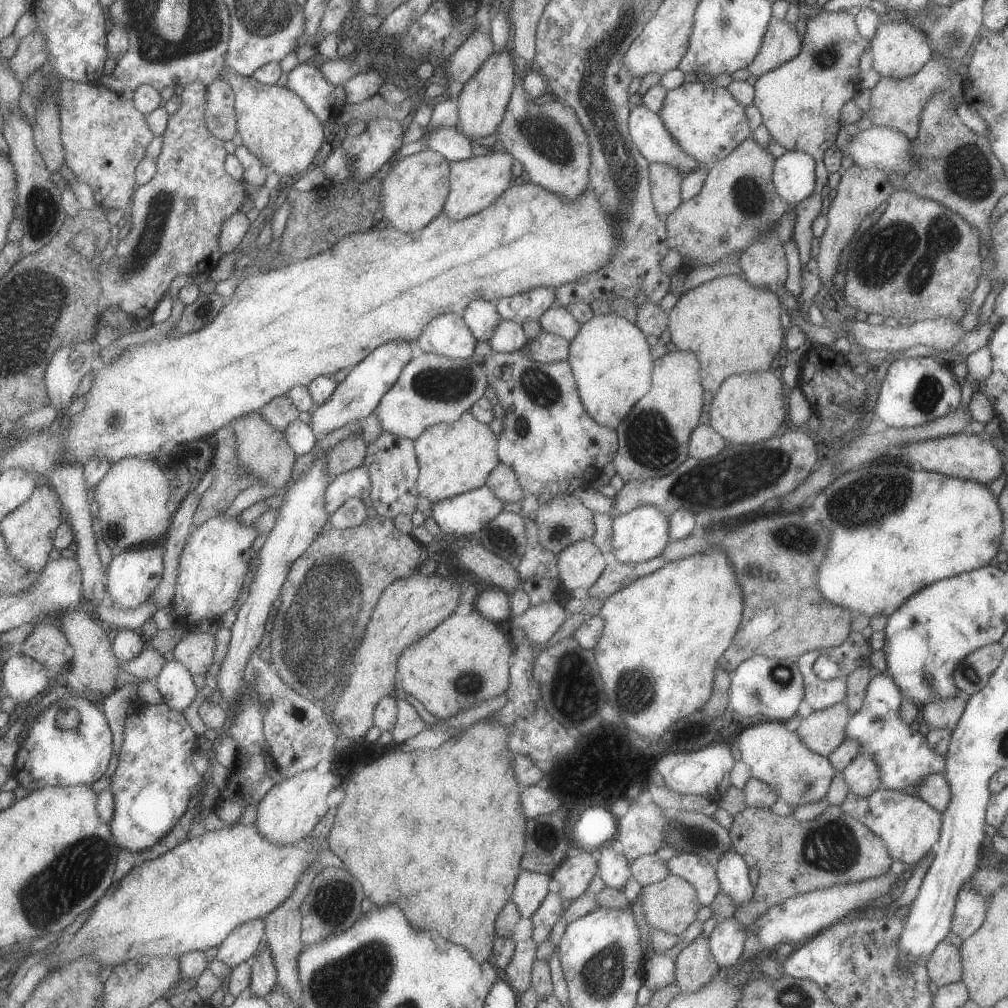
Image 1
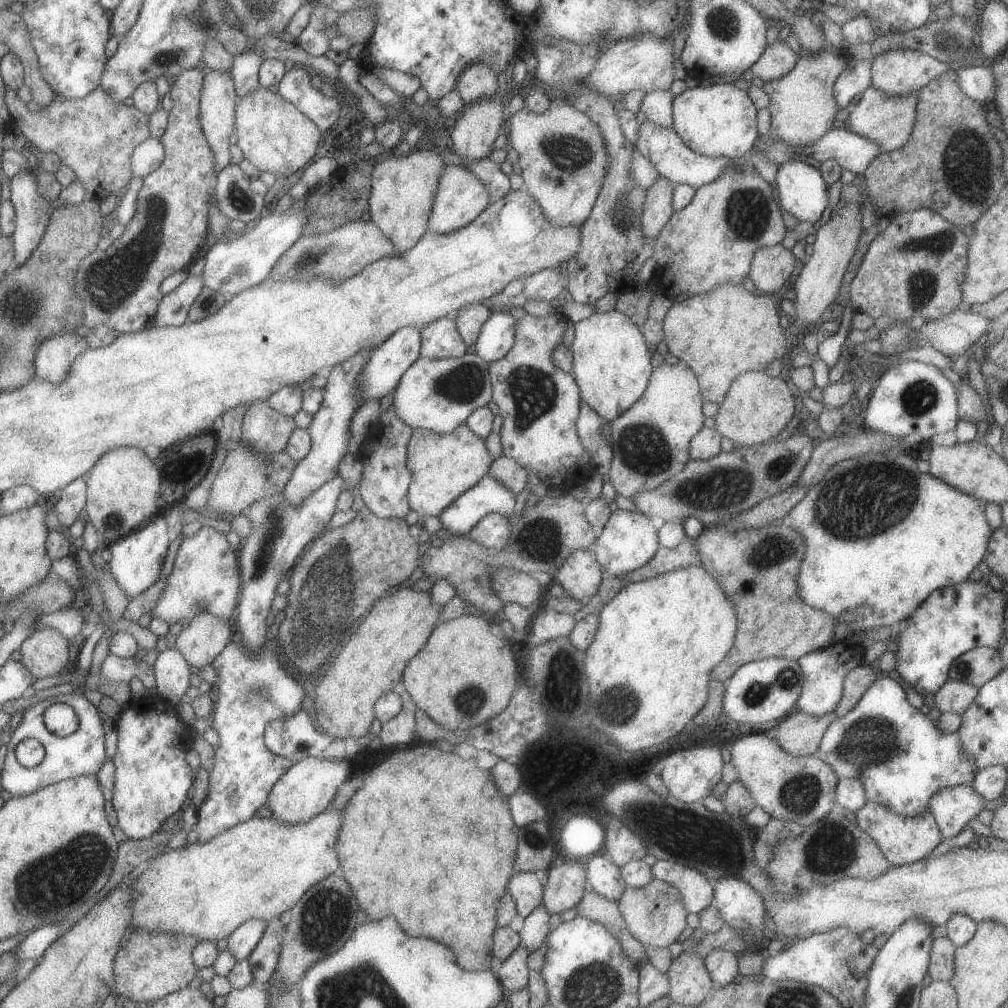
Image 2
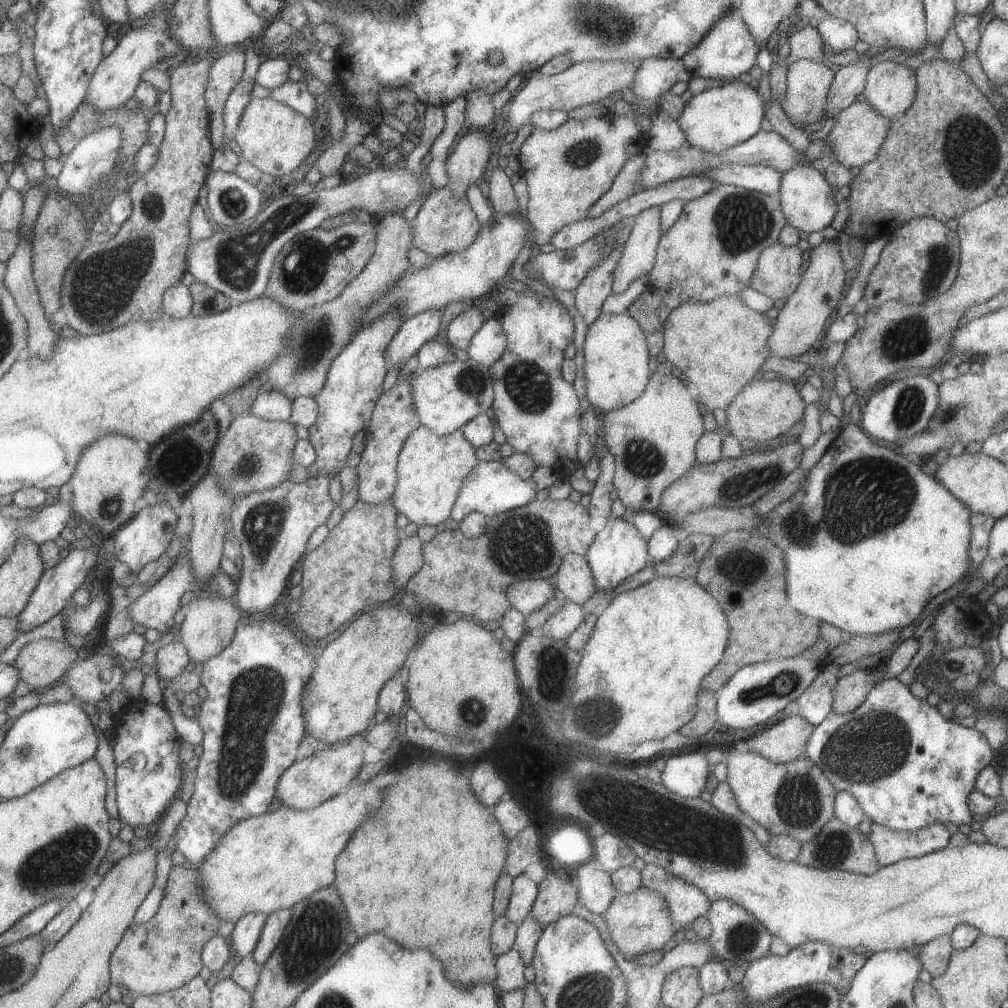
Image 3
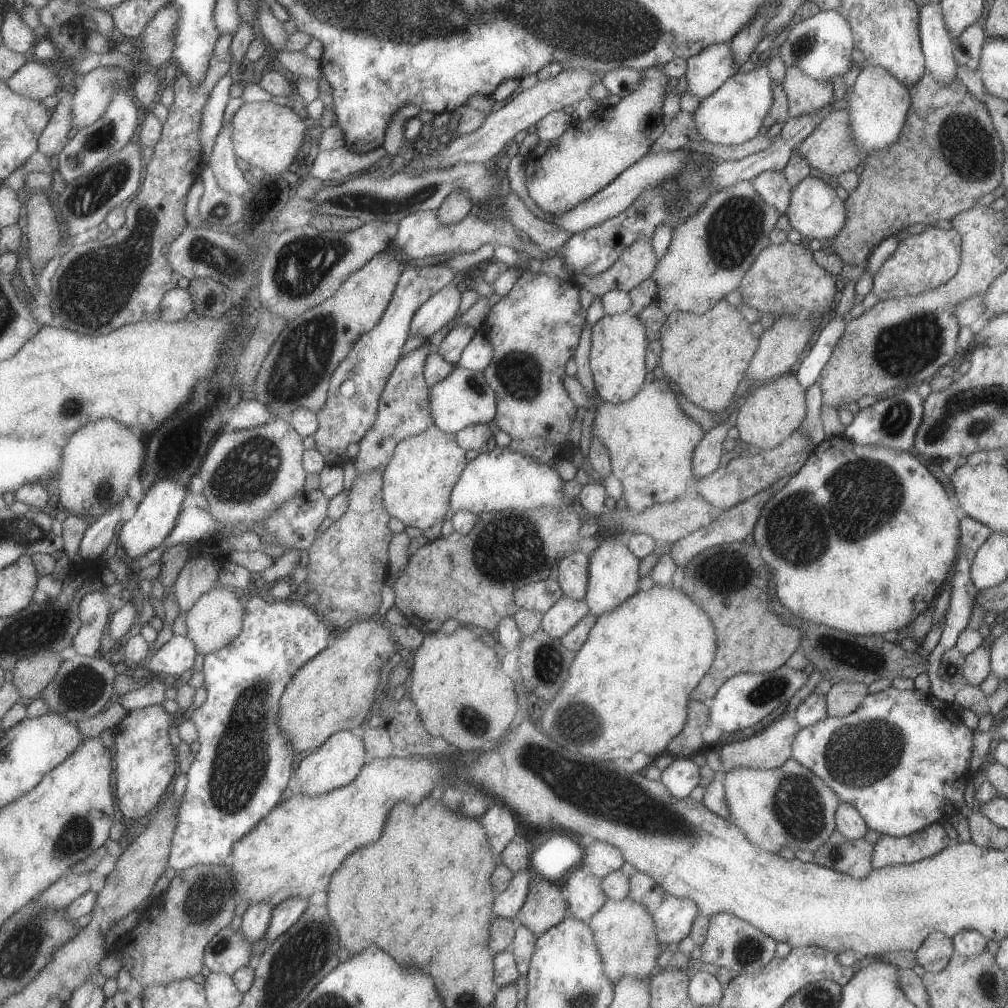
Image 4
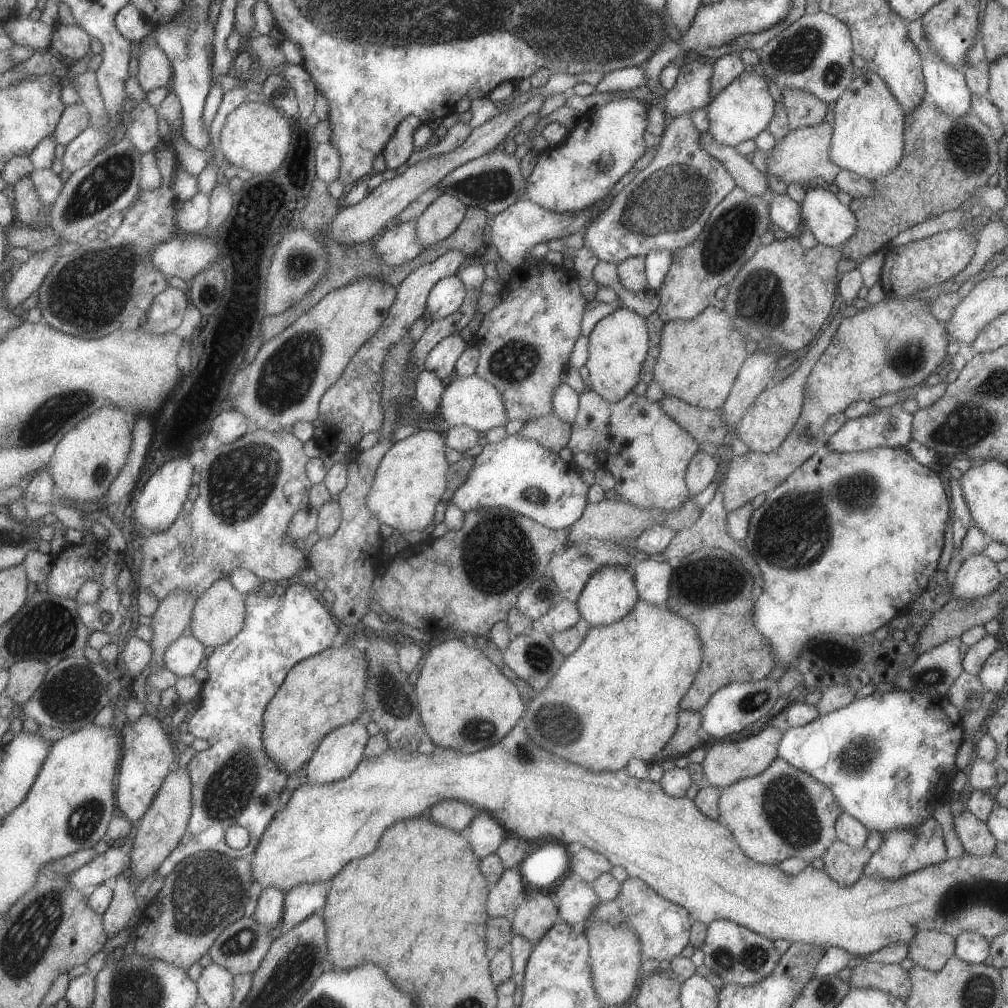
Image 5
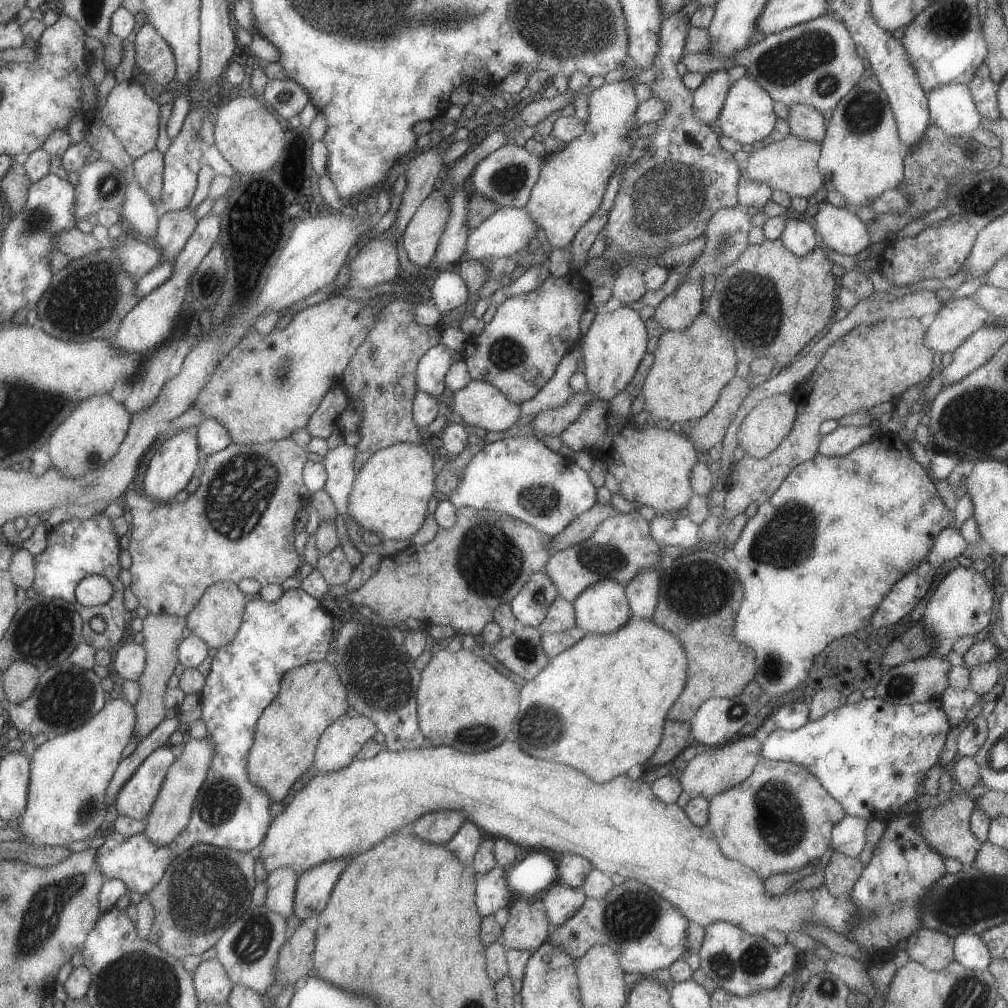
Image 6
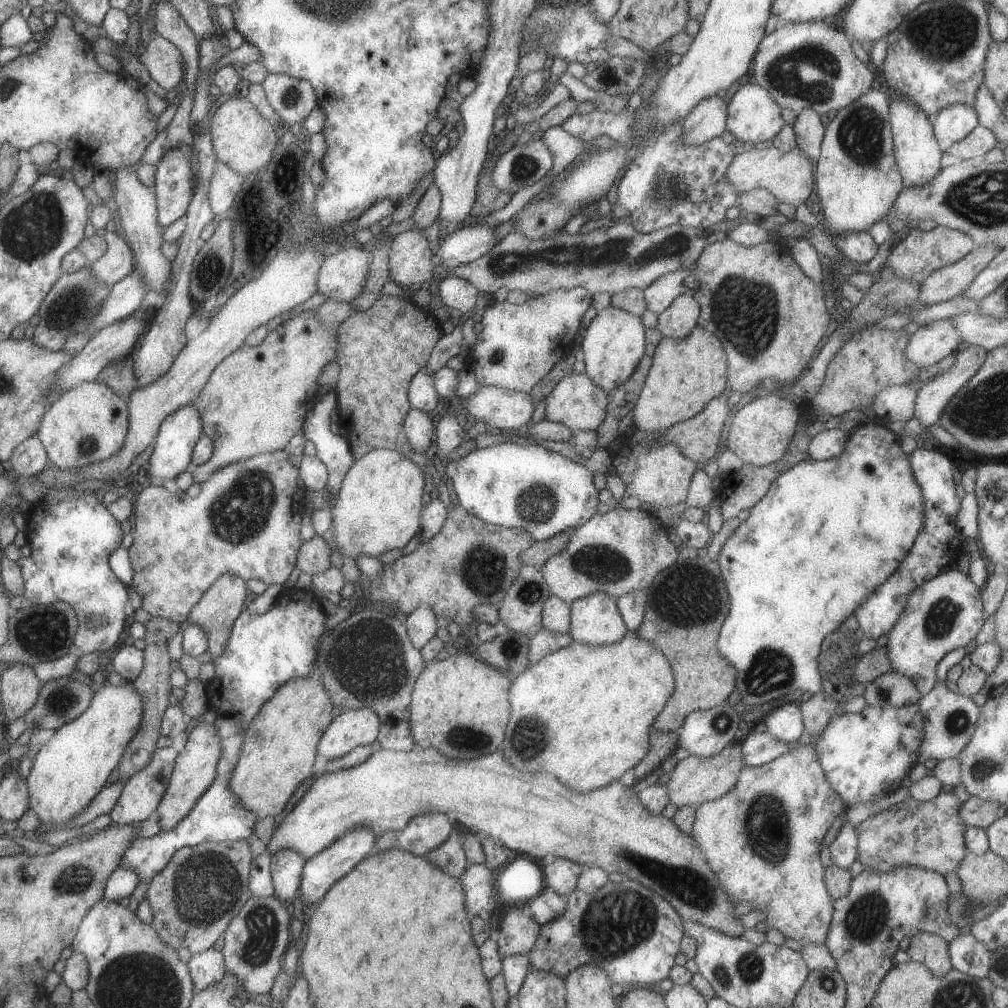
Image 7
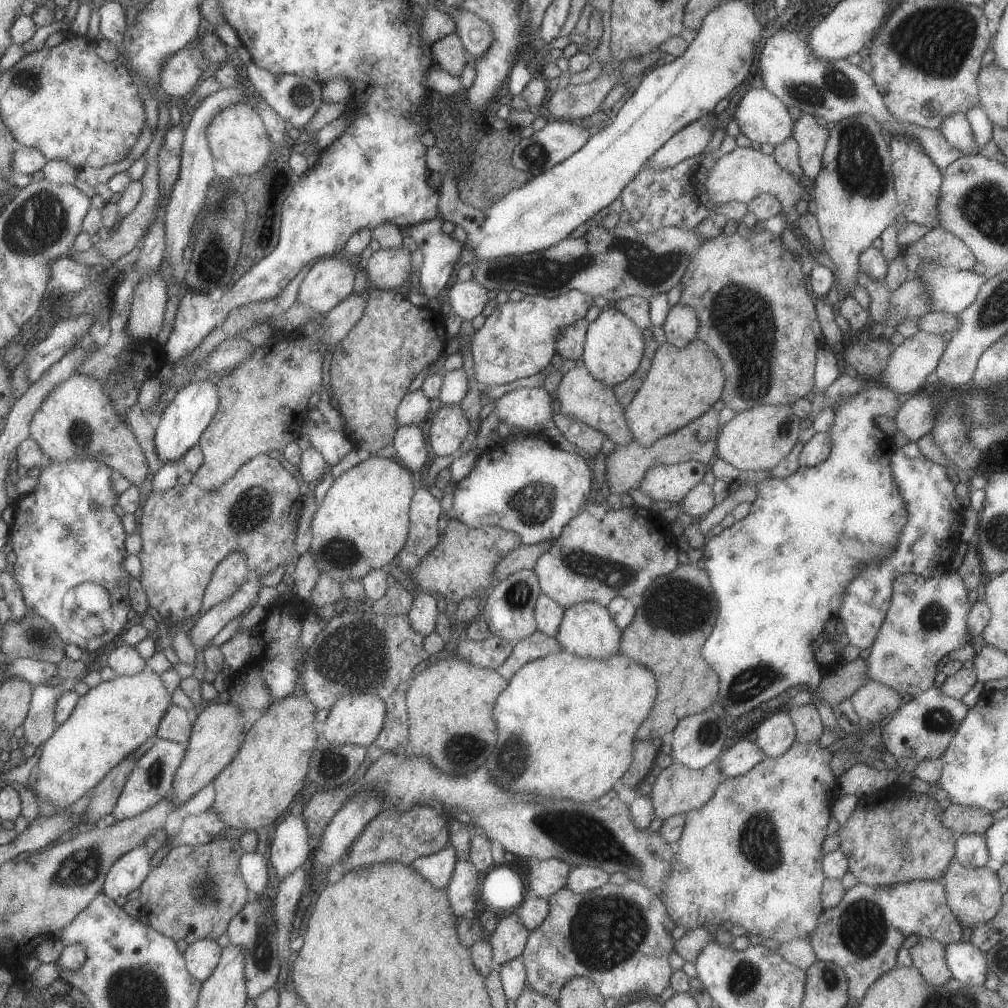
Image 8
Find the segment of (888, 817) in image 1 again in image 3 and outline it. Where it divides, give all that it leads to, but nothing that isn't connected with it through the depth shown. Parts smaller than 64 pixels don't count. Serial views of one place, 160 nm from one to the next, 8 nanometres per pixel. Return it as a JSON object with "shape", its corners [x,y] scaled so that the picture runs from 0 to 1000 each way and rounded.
{"shape":[[[864,816],[862,829],[872,859],[884,858],[939,840],[942,828],[937,817],[927,816],[908,825],[882,823]]]}

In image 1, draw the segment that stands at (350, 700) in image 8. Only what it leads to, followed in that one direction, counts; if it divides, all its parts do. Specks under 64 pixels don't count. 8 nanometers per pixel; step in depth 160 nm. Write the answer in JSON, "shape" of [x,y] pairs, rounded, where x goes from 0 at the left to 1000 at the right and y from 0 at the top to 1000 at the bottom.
{"shape":[[[312,762],[299,765],[272,778],[255,796],[251,819],[265,835],[272,838],[293,838],[307,829],[316,813],[324,806],[322,791],[331,782],[338,781],[332,765],[315,767]]]}

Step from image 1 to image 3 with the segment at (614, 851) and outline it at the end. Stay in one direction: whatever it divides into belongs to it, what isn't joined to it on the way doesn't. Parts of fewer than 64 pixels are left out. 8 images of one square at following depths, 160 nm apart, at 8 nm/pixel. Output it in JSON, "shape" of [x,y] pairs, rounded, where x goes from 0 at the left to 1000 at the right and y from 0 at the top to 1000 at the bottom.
{"shape":[[[586,852],[569,860],[566,871],[572,883],[572,897],[587,907],[598,908],[611,887],[605,867]]]}

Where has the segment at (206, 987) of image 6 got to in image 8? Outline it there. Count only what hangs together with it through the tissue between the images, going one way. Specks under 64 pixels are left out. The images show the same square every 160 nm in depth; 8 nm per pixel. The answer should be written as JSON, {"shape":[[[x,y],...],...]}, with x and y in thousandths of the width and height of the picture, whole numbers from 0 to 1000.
{"shape":[[[207,932],[188,936],[181,945],[188,966],[197,974],[205,972],[217,952],[219,943],[215,936]]]}

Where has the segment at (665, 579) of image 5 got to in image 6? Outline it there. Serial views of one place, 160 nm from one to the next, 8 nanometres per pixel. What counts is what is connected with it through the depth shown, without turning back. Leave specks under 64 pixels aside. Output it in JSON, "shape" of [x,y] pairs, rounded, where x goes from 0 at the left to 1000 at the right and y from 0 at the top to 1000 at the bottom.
{"shape":[[[642,563],[633,565],[619,581],[626,611],[646,613],[652,599],[652,585],[654,585],[653,563]]]}

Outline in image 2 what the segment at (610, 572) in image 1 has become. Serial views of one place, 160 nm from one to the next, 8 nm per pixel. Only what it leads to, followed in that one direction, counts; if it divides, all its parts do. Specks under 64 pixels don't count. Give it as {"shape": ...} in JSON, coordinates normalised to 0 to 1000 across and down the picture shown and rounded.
{"shape":[[[684,535],[667,545],[654,542],[646,556],[626,567],[617,569],[615,574],[620,578],[631,578],[688,560],[693,560],[692,548]]]}

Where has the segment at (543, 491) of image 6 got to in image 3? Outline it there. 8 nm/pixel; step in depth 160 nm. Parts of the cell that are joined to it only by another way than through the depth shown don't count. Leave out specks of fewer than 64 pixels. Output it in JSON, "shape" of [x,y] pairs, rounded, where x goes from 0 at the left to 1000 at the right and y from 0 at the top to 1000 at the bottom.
{"shape":[[[495,456],[474,457],[473,461],[457,476],[457,484],[448,503],[449,518],[457,518],[465,508],[479,510],[482,514],[520,502],[531,494],[533,486],[528,474],[517,474]]]}

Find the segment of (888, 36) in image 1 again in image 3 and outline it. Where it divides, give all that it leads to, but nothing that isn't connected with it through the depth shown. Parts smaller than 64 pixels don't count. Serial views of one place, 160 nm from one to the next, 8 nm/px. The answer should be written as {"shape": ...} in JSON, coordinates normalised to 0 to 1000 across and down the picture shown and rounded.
{"shape":[[[883,60],[862,67],[855,94],[858,101],[885,122],[902,108],[909,91],[907,69]]]}

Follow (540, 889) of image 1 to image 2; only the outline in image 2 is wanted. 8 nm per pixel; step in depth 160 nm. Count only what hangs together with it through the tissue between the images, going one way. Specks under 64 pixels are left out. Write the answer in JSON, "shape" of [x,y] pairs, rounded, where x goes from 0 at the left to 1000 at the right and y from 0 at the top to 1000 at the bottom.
{"shape":[[[529,865],[509,866],[502,885],[509,890],[512,906],[521,911],[531,900],[538,897],[538,878]]]}

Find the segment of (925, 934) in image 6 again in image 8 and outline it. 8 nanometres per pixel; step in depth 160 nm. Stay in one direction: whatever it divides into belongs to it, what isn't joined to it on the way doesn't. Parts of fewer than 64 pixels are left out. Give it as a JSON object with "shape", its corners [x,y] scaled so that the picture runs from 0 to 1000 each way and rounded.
{"shape":[[[923,931],[912,934],[901,941],[905,957],[914,965],[919,975],[932,978],[944,970],[937,949],[937,938]]]}

